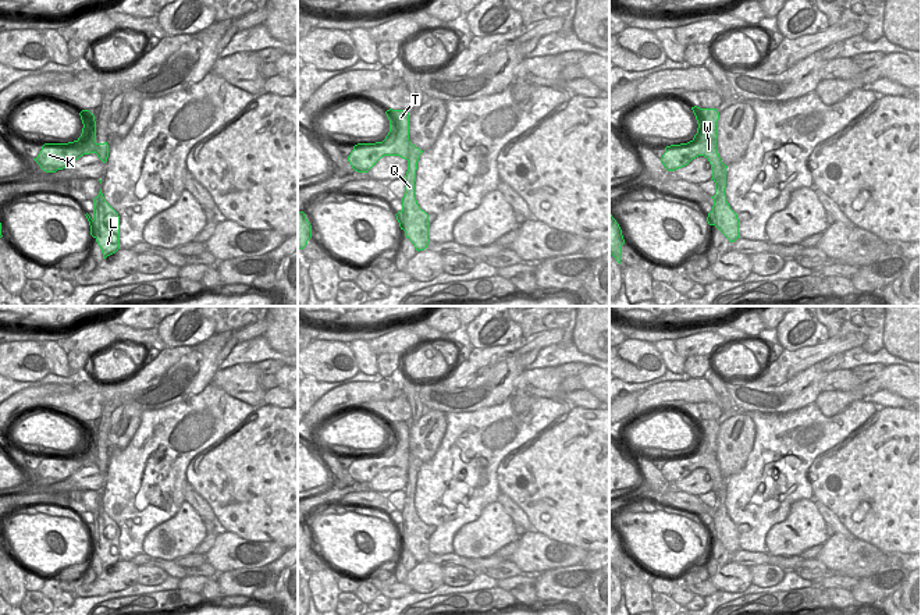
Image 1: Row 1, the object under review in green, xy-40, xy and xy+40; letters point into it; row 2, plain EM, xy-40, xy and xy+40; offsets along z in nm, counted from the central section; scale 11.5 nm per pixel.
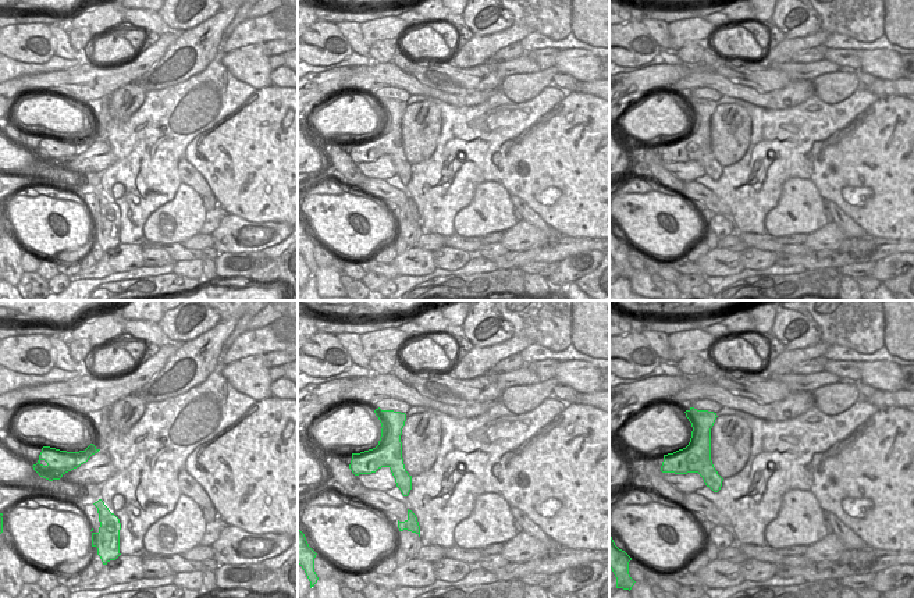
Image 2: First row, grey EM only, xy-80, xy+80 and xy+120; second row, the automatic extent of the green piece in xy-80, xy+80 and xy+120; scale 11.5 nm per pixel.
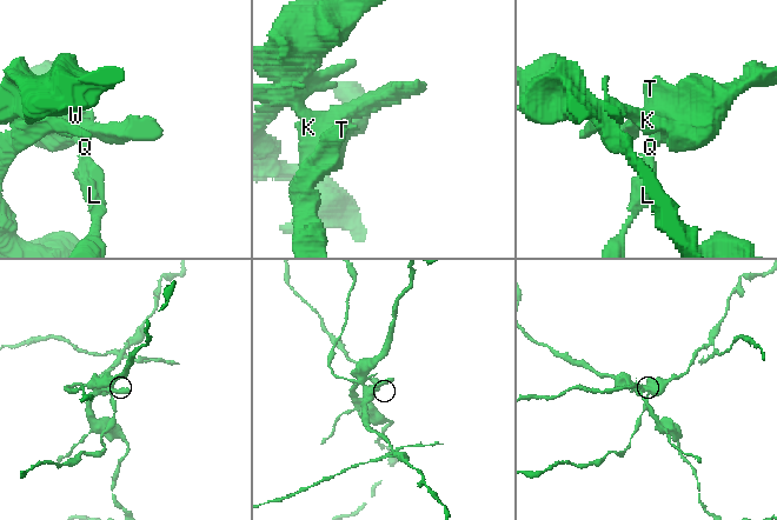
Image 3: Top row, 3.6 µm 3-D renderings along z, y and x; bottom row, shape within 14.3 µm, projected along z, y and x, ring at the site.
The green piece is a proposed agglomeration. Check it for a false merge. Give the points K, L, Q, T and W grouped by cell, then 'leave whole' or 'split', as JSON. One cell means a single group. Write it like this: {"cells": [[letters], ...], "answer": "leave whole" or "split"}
{"cells": [["K", "T", "W"], ["L", "Q"]], "answer": "split"}

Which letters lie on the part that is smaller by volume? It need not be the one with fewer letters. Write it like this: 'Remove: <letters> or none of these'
Remove: L, Q.

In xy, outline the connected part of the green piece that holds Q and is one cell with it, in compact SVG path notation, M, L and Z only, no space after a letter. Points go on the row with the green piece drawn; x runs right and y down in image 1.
M409 142L408 171L405 179L405 193L402 198L402 210L398 211L397 220L405 237L413 243L416 250L424 250L430 242L429 239L429 214L420 209L415 198L415 179L417 161L423 150Z

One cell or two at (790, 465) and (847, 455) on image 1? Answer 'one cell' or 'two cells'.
two cells

